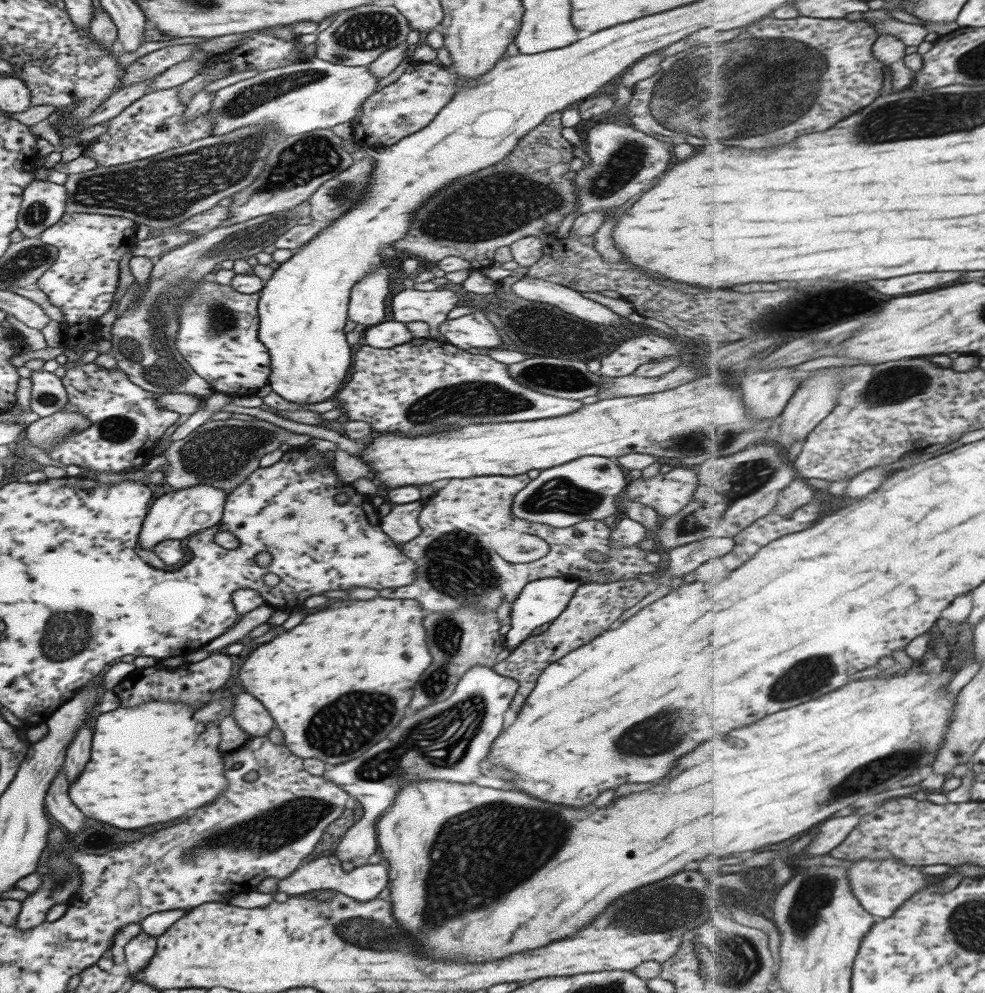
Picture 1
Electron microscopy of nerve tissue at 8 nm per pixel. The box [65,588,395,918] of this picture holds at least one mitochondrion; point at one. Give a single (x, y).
(291, 820)

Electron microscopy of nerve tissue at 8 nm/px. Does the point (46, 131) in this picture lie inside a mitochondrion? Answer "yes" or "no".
no

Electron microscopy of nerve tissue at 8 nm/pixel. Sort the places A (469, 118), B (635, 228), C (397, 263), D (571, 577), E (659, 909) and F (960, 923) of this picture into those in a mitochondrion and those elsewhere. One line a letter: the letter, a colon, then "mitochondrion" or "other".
A: other
B: other
C: other
D: other
E: mitochondrion
F: mitochondrion

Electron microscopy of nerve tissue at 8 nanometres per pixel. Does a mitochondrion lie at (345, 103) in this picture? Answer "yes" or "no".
no

